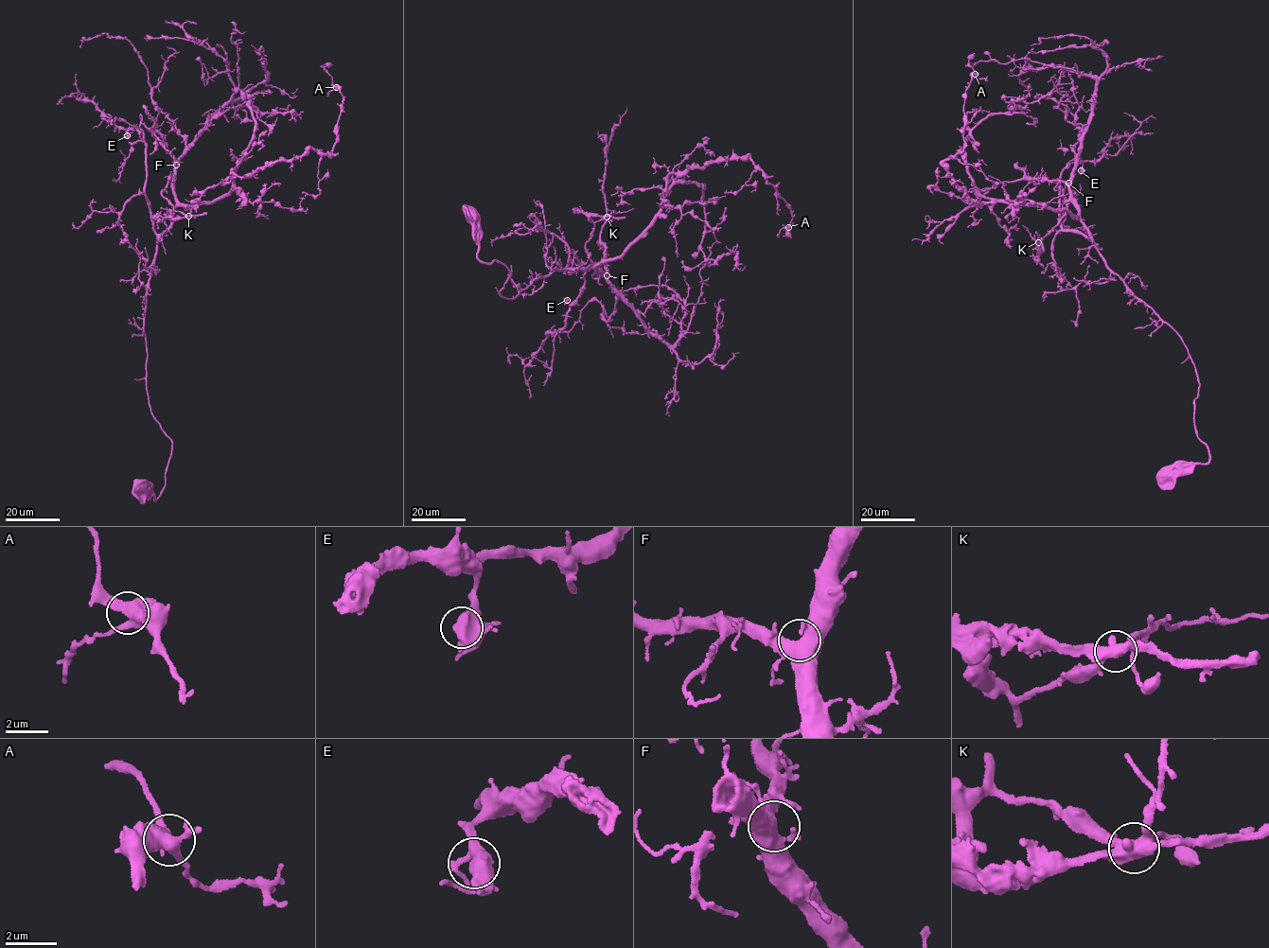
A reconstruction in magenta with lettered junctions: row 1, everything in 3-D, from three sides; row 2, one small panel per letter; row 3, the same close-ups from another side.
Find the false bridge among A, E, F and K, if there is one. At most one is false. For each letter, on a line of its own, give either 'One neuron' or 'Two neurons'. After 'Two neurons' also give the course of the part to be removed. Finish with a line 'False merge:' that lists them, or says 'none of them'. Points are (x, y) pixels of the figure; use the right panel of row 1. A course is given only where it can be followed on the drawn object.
A: One neuron
E: One neuron
F: One neuron
K: Two neurons. Course of the part to remove: (1038, 242), (1036, 263)
False merge: K

